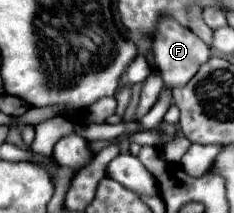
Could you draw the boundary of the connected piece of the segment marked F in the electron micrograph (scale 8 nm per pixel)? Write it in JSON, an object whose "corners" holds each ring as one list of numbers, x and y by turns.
{"corners":[[166,17,164,21,160,21,162,25,158,25,158,37,154,41,154,53,156,53,156,67,164,79,164,89,176,89,176,87,184,87,198,71,198,65,206,63,212,57,210,47,196,37,190,29,184,29,182,25,178,25,174,19]]}

